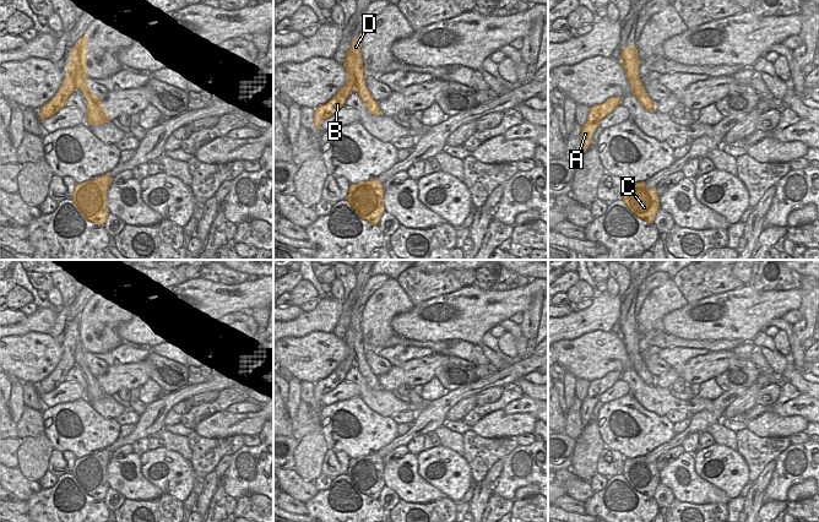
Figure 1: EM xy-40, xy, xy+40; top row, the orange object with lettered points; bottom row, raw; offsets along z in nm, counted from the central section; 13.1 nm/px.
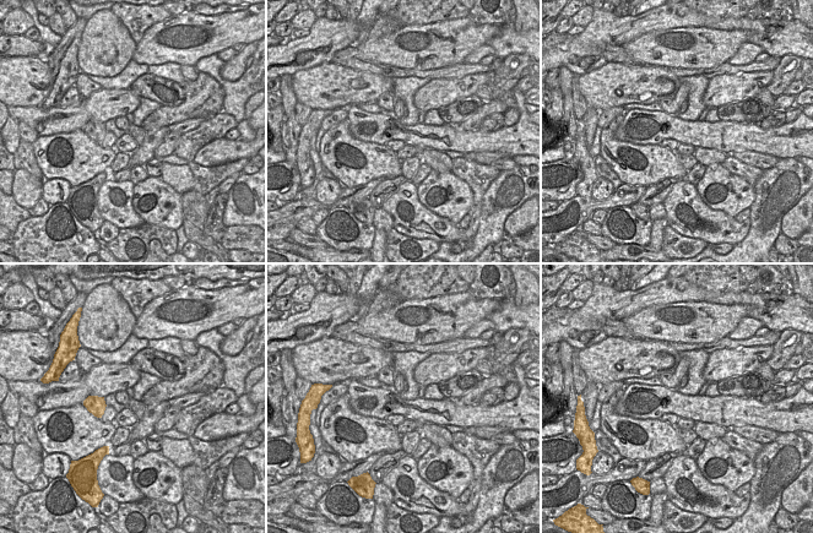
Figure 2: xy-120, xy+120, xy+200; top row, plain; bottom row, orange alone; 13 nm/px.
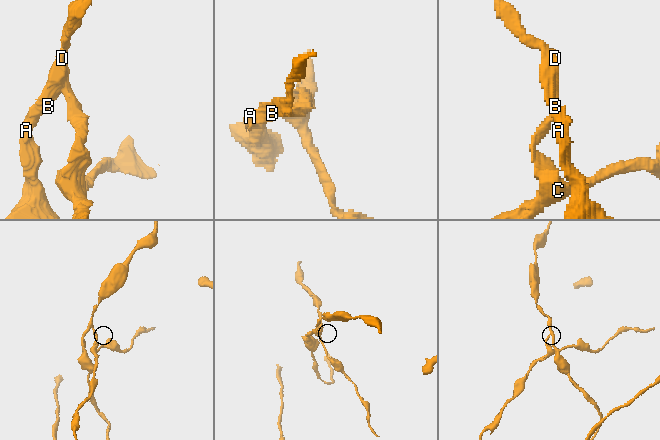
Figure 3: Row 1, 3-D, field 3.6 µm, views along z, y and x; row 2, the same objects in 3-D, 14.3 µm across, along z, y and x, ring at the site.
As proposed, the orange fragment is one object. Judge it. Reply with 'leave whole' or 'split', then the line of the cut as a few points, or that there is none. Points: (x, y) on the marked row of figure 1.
split; cut in xy along (346, 56), (346, 69), (352, 76), (356, 88)

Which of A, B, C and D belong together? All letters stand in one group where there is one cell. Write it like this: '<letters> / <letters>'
A B / C D

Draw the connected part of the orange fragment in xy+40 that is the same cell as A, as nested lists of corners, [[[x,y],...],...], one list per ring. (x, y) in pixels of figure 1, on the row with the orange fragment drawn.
[[[611,97],[604,103],[590,108],[587,121],[581,127],[580,134],[580,142],[584,152],[589,149],[593,134],[600,126],[600,121],[611,114],[615,107],[619,105],[622,98],[624,97]]]

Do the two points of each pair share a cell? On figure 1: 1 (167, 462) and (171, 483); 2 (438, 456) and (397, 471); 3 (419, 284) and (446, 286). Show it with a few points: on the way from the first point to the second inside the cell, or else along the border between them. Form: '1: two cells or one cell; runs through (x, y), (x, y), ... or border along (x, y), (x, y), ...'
1: one cell; runs through (167, 467), (171, 472), (171, 478)
2: two cells; border along (416, 455), (418, 473), (434, 487)
3: one cell; runs through (426, 284), (440, 284)

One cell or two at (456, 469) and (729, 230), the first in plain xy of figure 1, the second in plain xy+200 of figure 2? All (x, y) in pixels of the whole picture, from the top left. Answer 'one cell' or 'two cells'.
two cells

